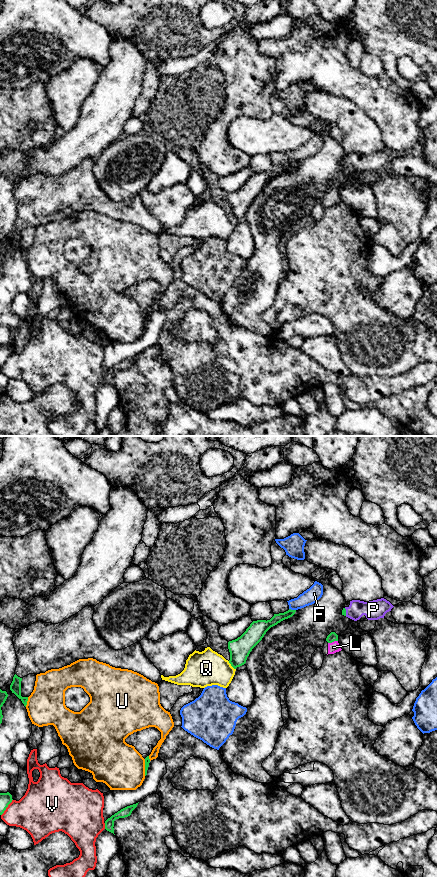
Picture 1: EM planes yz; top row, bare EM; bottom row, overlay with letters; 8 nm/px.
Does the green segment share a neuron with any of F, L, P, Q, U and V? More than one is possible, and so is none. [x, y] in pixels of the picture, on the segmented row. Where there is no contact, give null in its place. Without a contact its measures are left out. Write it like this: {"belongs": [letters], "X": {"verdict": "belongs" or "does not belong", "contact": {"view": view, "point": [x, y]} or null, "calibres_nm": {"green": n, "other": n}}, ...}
{"belongs": ["L", "P"], "F": {"verdict": "does not belong", "contact": {"view": "yz", "point": [292, 610]}, "calibres_nm": {"green": 80, "other": 120}}, "L": {"verdict": "belongs", "contact": {"view": "yz", "point": [332, 641]}, "calibres_nm": {"green": 70, "other": 90}}, "P": {"verdict": "belongs", "contact": {"view": "yz", "point": [345, 612]}, "calibres_nm": {"green": 30, "other": 160}}, "Q": {"verdict": "does not belong", "contact": {"view": "yz", "point": [231, 665]}, "calibres_nm": {"green": 170, "other": 280}}, "U": {"verdict": "does not belong", "contact": {"view": "yz", "point": [145, 767]}, "calibres_nm": {"green": 50, "other": 380}}, "V": {"verdict": "does not belong", "contact": {"view": "yz", "point": [105, 826]}, "calibres_nm": {"green": 80, "other": 400}}}

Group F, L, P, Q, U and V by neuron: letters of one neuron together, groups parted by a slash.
F / L P / Q / U / V

